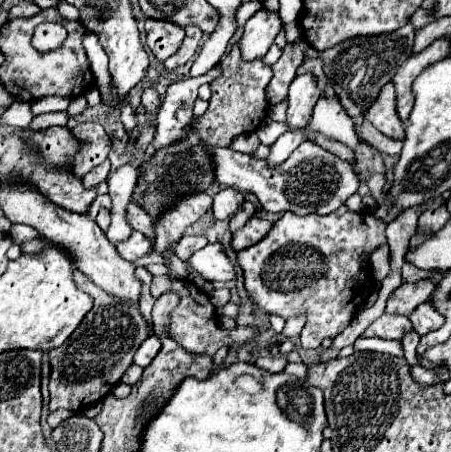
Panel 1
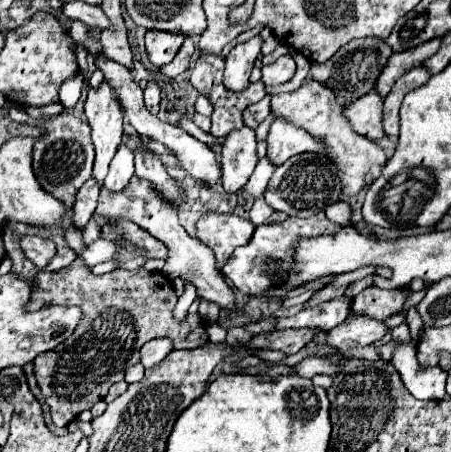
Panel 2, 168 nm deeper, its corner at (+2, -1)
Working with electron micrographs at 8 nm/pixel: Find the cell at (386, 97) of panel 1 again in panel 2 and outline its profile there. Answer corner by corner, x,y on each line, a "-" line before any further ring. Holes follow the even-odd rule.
370,91
368,95
348,103
344,107
344,117
348,119
352,131
356,131
358,135
364,135
372,141
384,137
384,131
382,131
382,99
374,91

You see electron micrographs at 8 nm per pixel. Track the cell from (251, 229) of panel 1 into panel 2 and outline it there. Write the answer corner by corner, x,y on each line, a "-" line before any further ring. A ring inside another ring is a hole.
206,213
196,223
198,239
216,255
216,269
222,269
232,251
240,245
246,245
252,233
254,225
238,215

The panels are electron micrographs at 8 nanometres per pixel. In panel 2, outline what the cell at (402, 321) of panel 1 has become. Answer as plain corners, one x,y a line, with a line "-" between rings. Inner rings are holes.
356,317
350,321
340,323
340,327
334,327
326,333
326,345
334,349
350,349
356,345
372,345
374,341
382,339
388,329
382,321
368,319
368,317

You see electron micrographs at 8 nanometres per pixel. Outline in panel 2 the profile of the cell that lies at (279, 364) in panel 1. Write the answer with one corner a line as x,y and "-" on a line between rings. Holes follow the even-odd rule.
312,357
312,359
306,359
300,365
296,365
294,371
300,377
308,377
308,379
312,379
318,373
324,373
324,375
334,377
336,373
340,373
340,365
338,363
332,363
332,361
324,359
324,357

